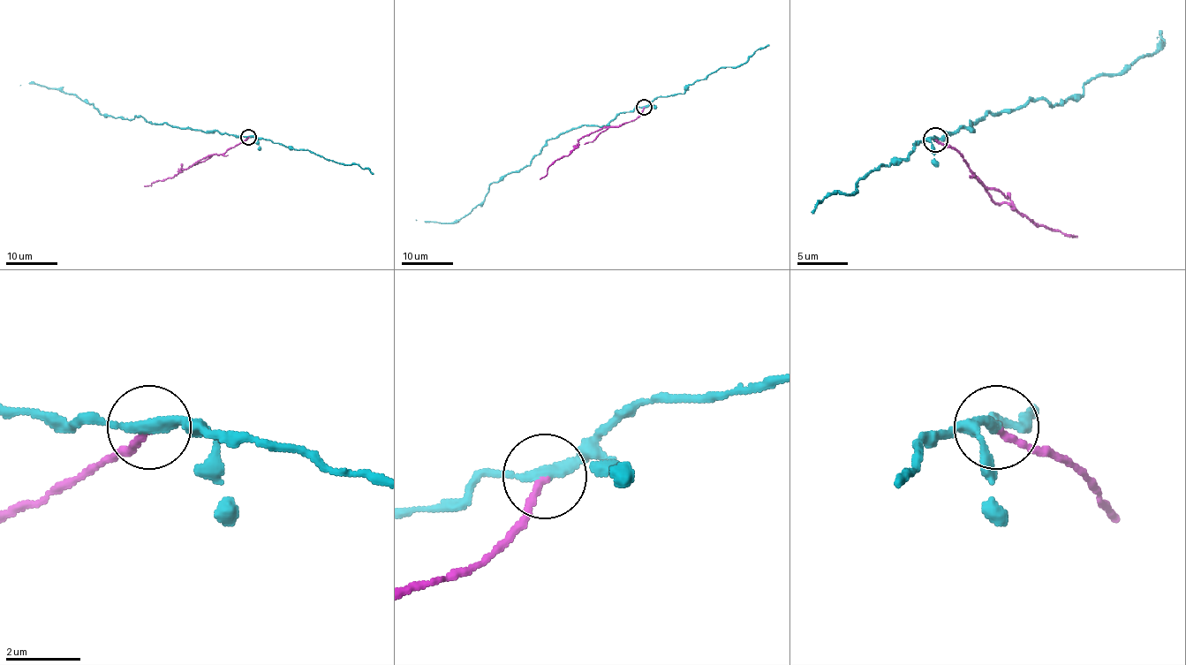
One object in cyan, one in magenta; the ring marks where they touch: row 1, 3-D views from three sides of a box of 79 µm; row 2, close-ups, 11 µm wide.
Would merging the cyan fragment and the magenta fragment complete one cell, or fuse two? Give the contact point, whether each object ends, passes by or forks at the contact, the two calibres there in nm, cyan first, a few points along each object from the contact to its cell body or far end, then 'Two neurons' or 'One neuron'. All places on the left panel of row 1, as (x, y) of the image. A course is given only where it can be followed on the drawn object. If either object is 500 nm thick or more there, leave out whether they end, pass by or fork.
Place: (248, 137). At the ring cyan passes by. At the ring magenta ends. Thickness 280 nm (cyan) against 180 nm. Course of cyan: (248, 137), (154, 124), (141, 117), (104, 117), (75, 94), (33, 83), (19, 86). Course of magenta: (248, 137), (222, 154), (207, 155), (181, 170), (172, 178), (144, 185). Two neurons

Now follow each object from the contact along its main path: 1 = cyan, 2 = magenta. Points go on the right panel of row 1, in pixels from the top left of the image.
1: (936, 140), (1030, 100), (1075, 100), (1091, 79), (1121, 74), (1149, 56), (1164, 44), (1156, 39)
2: (936, 140), (959, 153), (994, 200), (1012, 203), (1037, 226), (1077, 237)

